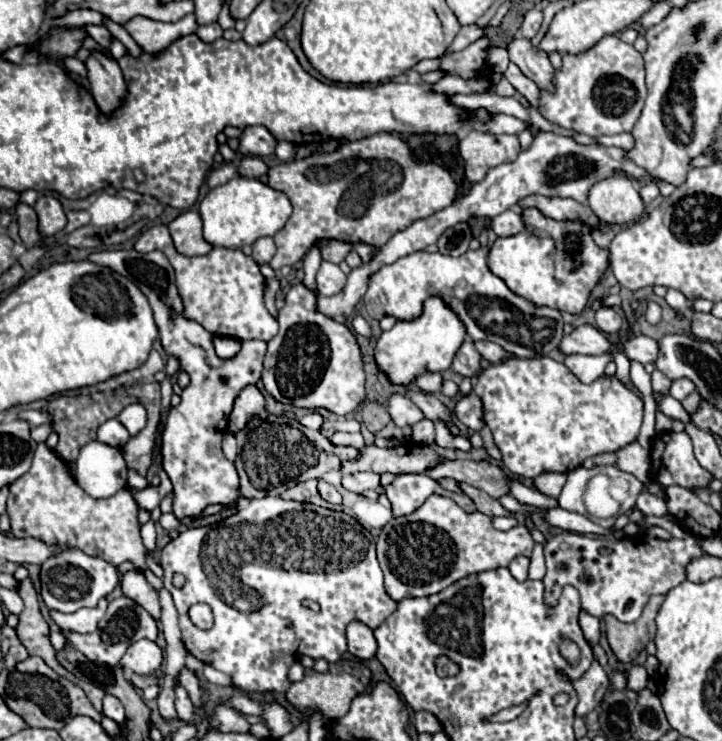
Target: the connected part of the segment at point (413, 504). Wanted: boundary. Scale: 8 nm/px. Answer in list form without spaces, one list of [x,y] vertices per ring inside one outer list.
[[[399,474],[387,488],[387,498],[393,506],[393,516],[407,516],[423,506],[423,502],[431,494],[441,494],[453,498],[465,512],[475,512],[475,504],[471,498],[463,494],[453,494],[441,488],[441,484],[425,474]]]

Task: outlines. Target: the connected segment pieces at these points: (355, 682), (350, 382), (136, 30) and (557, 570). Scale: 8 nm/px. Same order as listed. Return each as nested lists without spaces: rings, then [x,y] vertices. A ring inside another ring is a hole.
[[[341,660],[337,664],[331,664],[331,668],[325,674],[319,674],[313,668],[307,668],[303,680],[289,686],[287,700],[293,706],[305,710],[305,714],[309,714],[311,710],[317,708],[319,712],[325,714],[325,718],[337,720],[337,718],[343,718],[349,712],[349,706],[351,706],[353,698],[357,694],[367,692],[367,688],[371,684],[373,684],[373,674],[363,662],[359,662],[359,660]]]
[[[295,284],[285,296],[285,306],[279,310],[279,332],[267,344],[265,368],[263,368],[263,384],[269,394],[273,394],[279,402],[301,406],[301,408],[327,408],[335,414],[353,412],[365,398],[365,372],[359,346],[355,342],[353,332],[331,320],[325,314],[317,314],[317,298],[305,284]]]
[[[187,14],[177,22],[153,22],[151,18],[131,18],[125,22],[125,30],[145,52],[159,52],[167,48],[181,34],[191,34],[197,30],[195,14]]]
[[[561,532],[551,540],[547,540],[545,544],[545,562],[547,562],[547,574],[543,578],[545,592],[547,592],[545,602],[553,604],[559,598],[561,588],[565,584],[571,584],[581,594],[581,608],[591,616],[601,618],[605,614],[613,614],[621,622],[635,622],[641,616],[649,596],[665,594],[673,586],[685,582],[687,580],[685,566],[693,558],[701,558],[703,554],[705,552],[701,548],[701,538],[693,534],[689,534],[683,540],[677,538],[649,540],[645,534],[623,536],[613,540],[609,536],[585,536],[575,532]],[[623,586],[625,586],[625,594],[623,594]]]

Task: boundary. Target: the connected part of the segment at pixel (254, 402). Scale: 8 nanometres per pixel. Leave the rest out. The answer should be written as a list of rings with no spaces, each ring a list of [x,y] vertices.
[[[255,384],[245,386],[241,394],[235,398],[235,408],[229,414],[229,432],[239,432],[249,418],[259,416],[265,408],[265,396]]]

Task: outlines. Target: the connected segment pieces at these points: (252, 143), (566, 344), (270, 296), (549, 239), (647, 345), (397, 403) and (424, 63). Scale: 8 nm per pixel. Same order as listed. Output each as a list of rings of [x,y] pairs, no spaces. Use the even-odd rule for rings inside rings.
[[[263,126],[245,128],[239,142],[241,142],[239,150],[243,154],[253,154],[253,156],[273,154],[273,150],[277,146],[277,138],[273,134],[269,134],[269,130],[265,130]]]
[[[591,324],[577,326],[571,334],[567,334],[559,348],[563,354],[607,354],[613,350],[613,342]]]
[[[279,274],[273,276],[273,278],[269,278],[265,282],[265,304],[267,304],[267,308],[269,308],[269,312],[273,316],[277,316],[277,308],[275,308],[275,296],[277,296],[277,292],[279,292]]]
[[[533,208],[523,210],[523,222],[525,232],[495,240],[489,250],[489,270],[499,276],[515,294],[531,300],[537,306],[549,306],[561,312],[579,314],[585,308],[591,290],[599,284],[609,268],[609,250],[601,250],[601,246],[593,242],[593,226],[585,226],[585,222],[557,222],[553,218],[545,218],[545,214]]]
[[[627,336],[625,340],[621,340],[621,346],[629,360],[637,360],[641,364],[655,362],[657,352],[659,352],[657,340],[647,338],[647,336]]]
[[[391,394],[387,398],[385,408],[387,408],[387,412],[391,414],[391,418],[397,426],[413,426],[413,424],[417,424],[419,420],[425,418],[423,412],[411,400],[407,400],[401,394]]]
[[[440,57],[434,59],[425,59],[417,63],[412,70],[415,70],[421,74],[437,70],[440,66]]]

